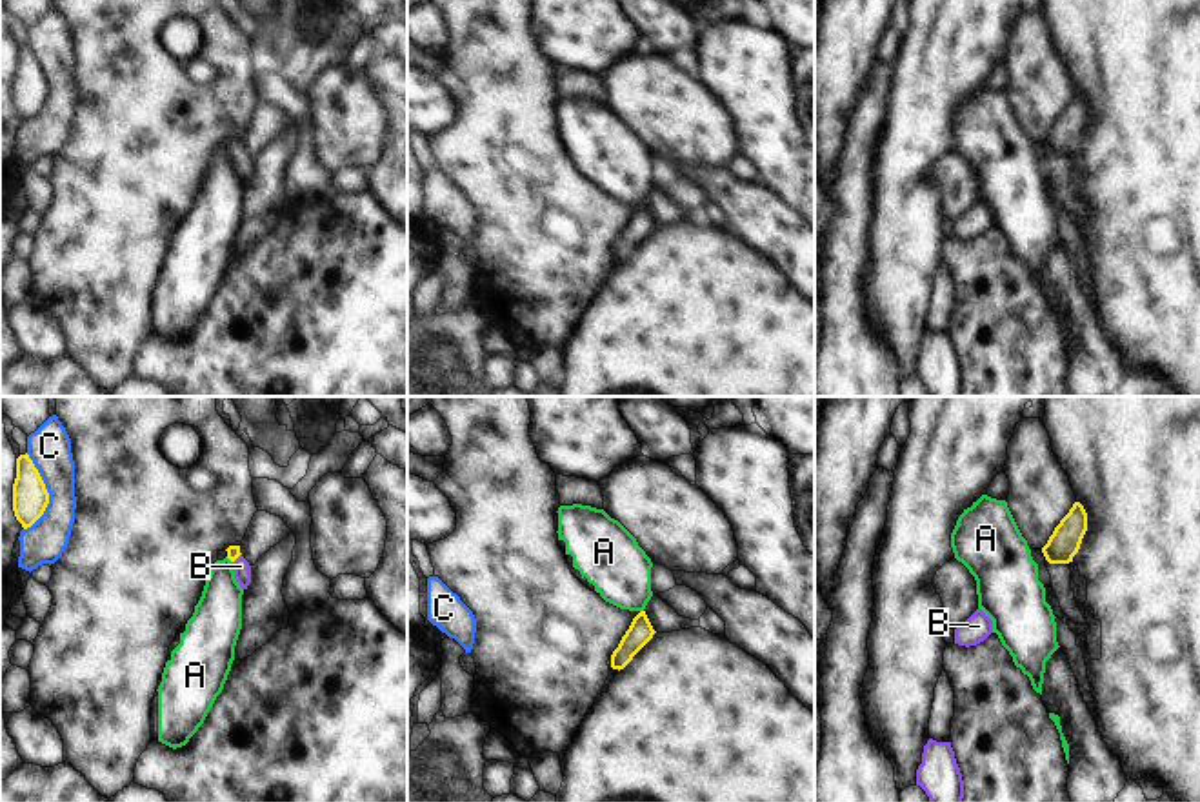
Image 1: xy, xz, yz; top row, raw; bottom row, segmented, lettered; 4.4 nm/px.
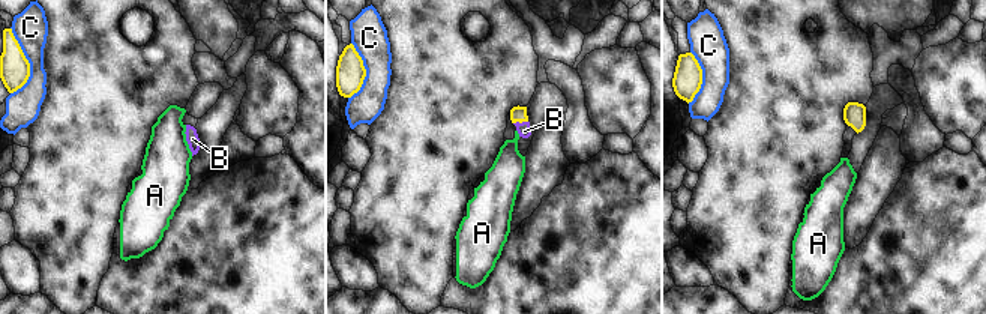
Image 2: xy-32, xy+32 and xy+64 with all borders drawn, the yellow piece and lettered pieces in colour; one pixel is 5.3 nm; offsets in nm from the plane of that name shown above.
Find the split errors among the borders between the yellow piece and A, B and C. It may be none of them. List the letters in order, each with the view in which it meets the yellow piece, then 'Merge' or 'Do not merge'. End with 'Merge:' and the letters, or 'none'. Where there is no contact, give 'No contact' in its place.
A: Touches yellow in xy. Do not merge
B: Touches yellow in xy. Merge
C: Touches yellow in xy. Do not merge
Merge: B.

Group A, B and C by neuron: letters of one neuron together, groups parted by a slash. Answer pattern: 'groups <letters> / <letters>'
groups A / B / C

